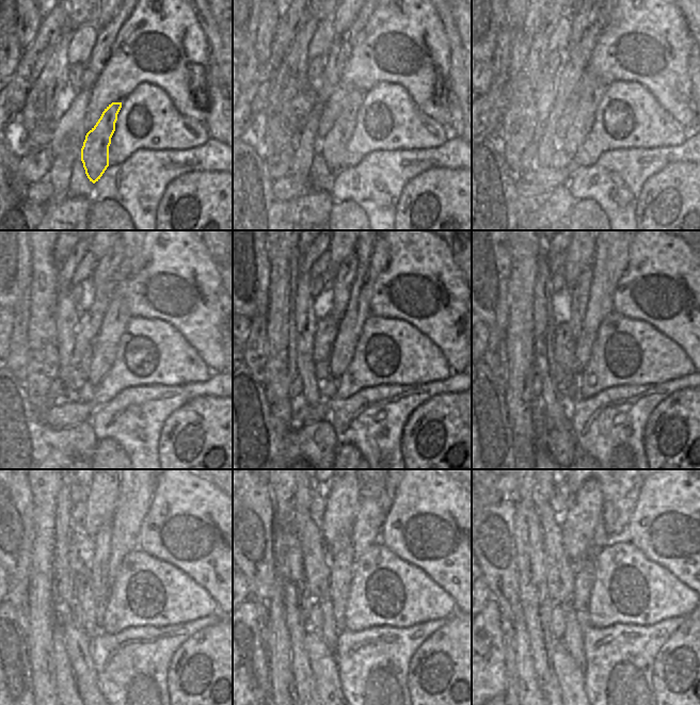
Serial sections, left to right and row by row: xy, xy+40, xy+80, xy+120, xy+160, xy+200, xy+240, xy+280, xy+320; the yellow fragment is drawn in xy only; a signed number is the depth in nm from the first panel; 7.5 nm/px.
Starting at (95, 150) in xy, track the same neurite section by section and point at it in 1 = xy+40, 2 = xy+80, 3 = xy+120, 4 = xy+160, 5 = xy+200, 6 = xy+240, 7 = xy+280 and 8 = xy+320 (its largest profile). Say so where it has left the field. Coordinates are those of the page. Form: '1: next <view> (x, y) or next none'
1: next xy+40 (332, 147)
2: next xy+80 (591, 89)
3: next xy+120 (115, 320)
4: next xy+160 (371, 252)
5: next xy+200 (611, 252)
6: next xy+240 (136, 494)
7: next xy+280 (366, 529)
8: next xy+320 (601, 540)

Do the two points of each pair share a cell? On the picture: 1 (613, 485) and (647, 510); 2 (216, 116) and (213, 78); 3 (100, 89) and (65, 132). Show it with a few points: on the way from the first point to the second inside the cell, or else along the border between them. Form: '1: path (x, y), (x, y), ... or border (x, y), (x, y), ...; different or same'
1: border (645, 480), (636, 508), (626, 526); different
2: path (216, 107), (215, 87); same
3: border (95, 82), (83, 121), (83, 128), (86, 131); different

